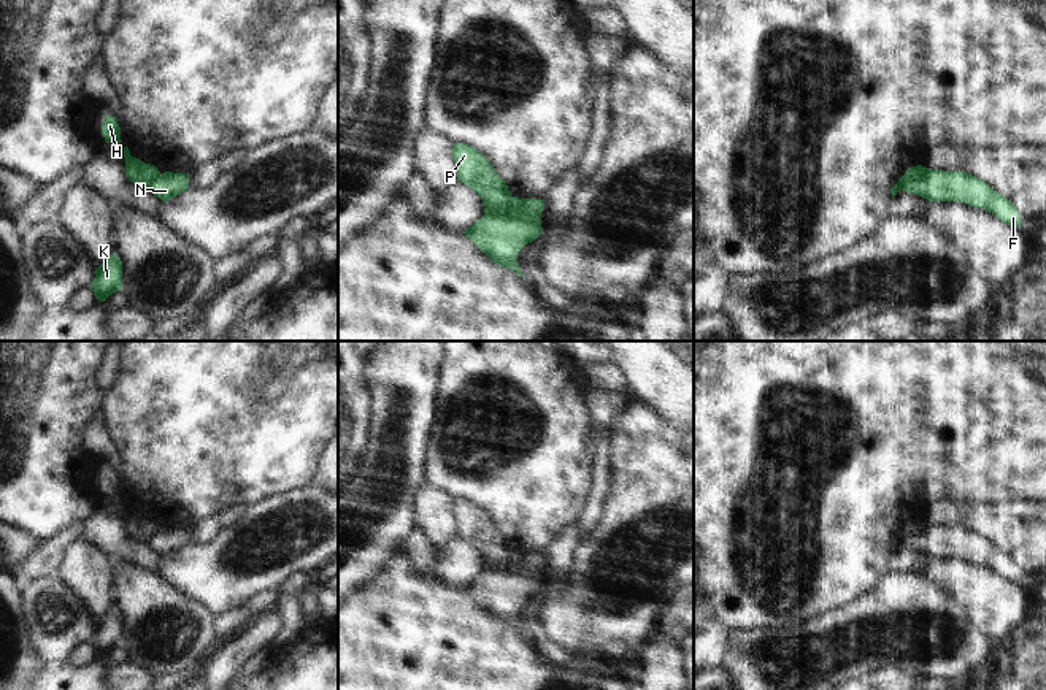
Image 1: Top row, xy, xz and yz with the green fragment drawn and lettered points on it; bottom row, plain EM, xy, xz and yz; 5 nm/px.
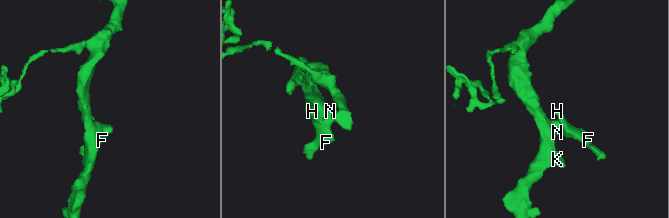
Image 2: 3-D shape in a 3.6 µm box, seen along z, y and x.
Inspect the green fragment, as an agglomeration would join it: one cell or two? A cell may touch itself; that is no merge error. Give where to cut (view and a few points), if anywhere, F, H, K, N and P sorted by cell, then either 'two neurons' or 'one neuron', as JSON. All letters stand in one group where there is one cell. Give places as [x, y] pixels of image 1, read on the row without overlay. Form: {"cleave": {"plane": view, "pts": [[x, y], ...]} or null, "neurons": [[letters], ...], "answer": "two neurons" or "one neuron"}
{"cleave": {"plane": "xz", "pts": [[511, 552], [505, 567], [486, 570]]}, "neurons": [["F", "H", "N"], ["K", "P"]], "answer": "two neurons"}

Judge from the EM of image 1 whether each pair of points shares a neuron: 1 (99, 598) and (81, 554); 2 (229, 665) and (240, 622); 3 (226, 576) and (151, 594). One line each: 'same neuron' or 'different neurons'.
1: same neuron
2: different neurons
3: different neurons

